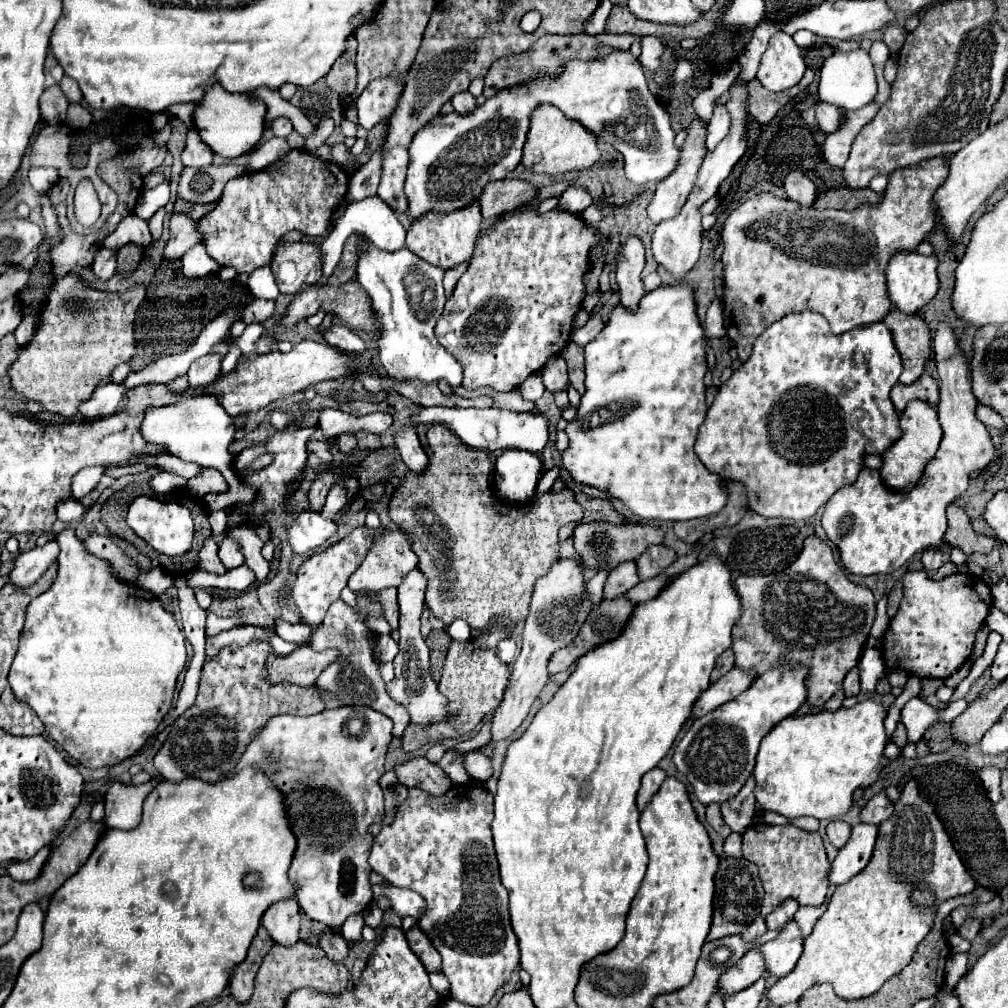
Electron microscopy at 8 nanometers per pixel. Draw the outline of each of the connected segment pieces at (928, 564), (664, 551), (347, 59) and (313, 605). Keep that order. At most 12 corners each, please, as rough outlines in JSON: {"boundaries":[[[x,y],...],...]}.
{"boundaries":[[[925,550],[925,570],[937,570],[949,562],[947,550]],[[653,546],[637,558],[641,580],[655,578],[677,560],[675,550]],[[347,40],[347,52],[325,76],[329,88],[351,96],[357,86],[357,40]],[[357,528],[301,564],[289,600],[317,628],[383,528]]]}

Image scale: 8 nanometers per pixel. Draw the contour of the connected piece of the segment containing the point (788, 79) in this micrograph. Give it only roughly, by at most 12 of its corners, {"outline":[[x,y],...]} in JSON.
{"outline":[[785,32],[771,36],[757,78],[783,92],[807,66]]}

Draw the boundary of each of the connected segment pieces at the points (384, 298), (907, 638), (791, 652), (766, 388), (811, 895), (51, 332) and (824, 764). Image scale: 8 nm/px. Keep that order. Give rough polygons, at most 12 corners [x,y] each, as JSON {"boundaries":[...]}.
{"boundaries":[[[359,236],[357,280],[393,380],[447,380],[461,364],[433,332],[441,268]],[[905,572],[889,668],[945,680],[993,606],[975,574]],[[817,536],[781,574],[739,576],[735,664],[805,664],[811,706],[875,620]],[[781,318],[695,444],[811,518],[899,436],[883,322]],[[751,824],[743,856],[757,864],[761,914],[783,900],[821,906],[829,860],[817,832]],[[143,286],[47,292],[13,390],[73,416],[135,356]],[[889,706],[785,718],[755,798],[833,820],[881,774]]]}

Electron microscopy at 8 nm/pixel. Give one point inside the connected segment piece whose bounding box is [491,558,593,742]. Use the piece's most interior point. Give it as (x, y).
(558, 608)

